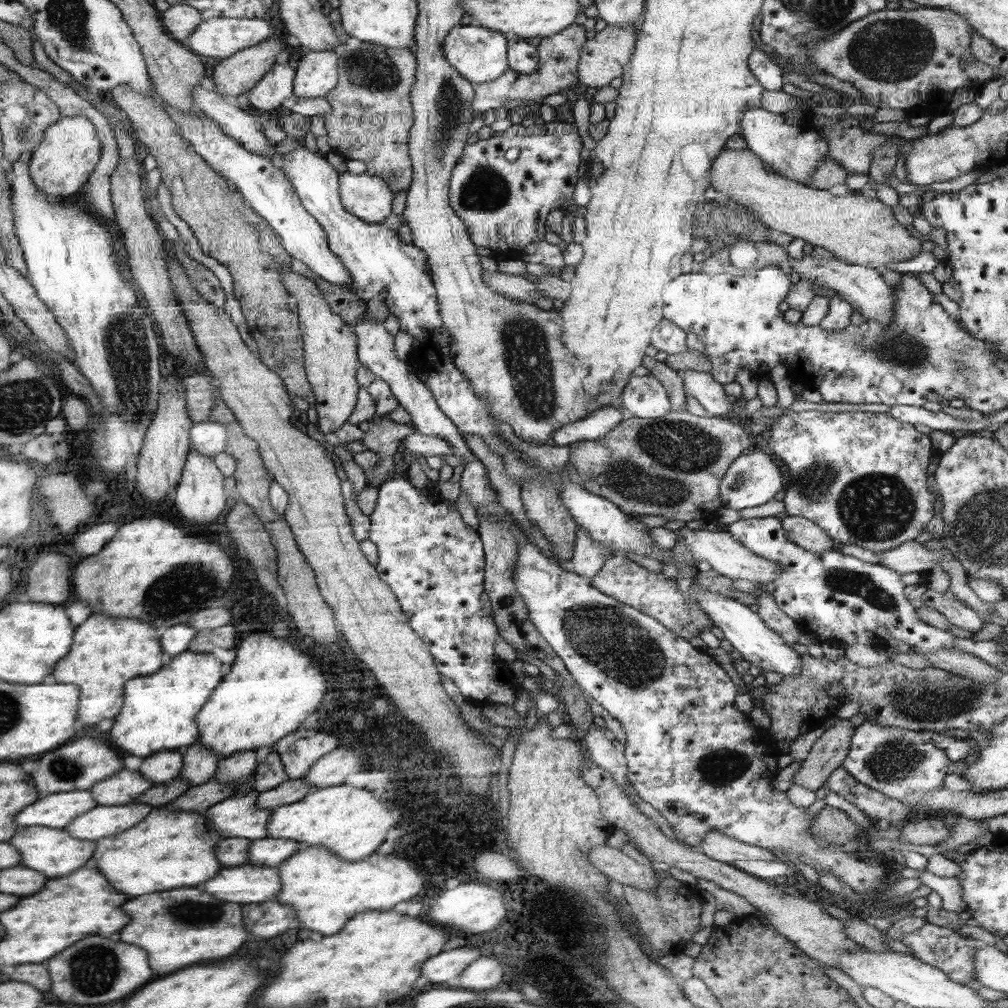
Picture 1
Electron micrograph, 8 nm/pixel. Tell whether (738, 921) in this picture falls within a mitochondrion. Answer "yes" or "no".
no

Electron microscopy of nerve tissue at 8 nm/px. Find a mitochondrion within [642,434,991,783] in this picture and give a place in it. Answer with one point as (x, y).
(872, 507)

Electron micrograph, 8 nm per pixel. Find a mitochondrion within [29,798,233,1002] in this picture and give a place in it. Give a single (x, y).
(93, 968)

